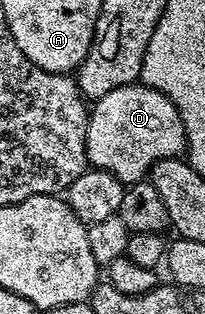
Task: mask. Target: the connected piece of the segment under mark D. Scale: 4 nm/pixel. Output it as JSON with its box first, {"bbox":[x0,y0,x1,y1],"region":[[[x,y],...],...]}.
{"bbox":[85,83,186,183],"region":[[[134,83],[115,87],[111,91],[107,91],[107,95],[103,95],[98,101],[92,102],[89,110],[87,139],[85,140],[85,154],[88,155],[89,165],[92,168],[105,169],[126,183],[143,181],[146,180],[149,170],[155,163],[168,157],[184,154],[186,149],[185,128],[175,103],[171,103],[171,99],[167,99],[167,95],[155,91],[149,85]]]}

